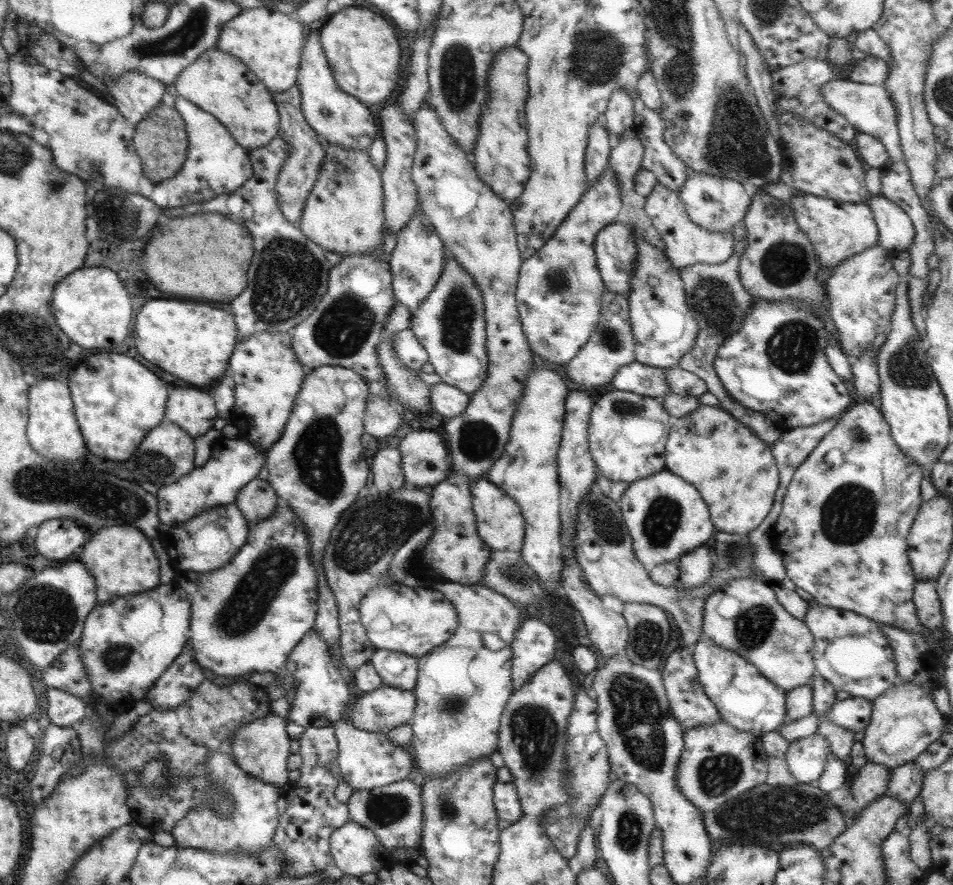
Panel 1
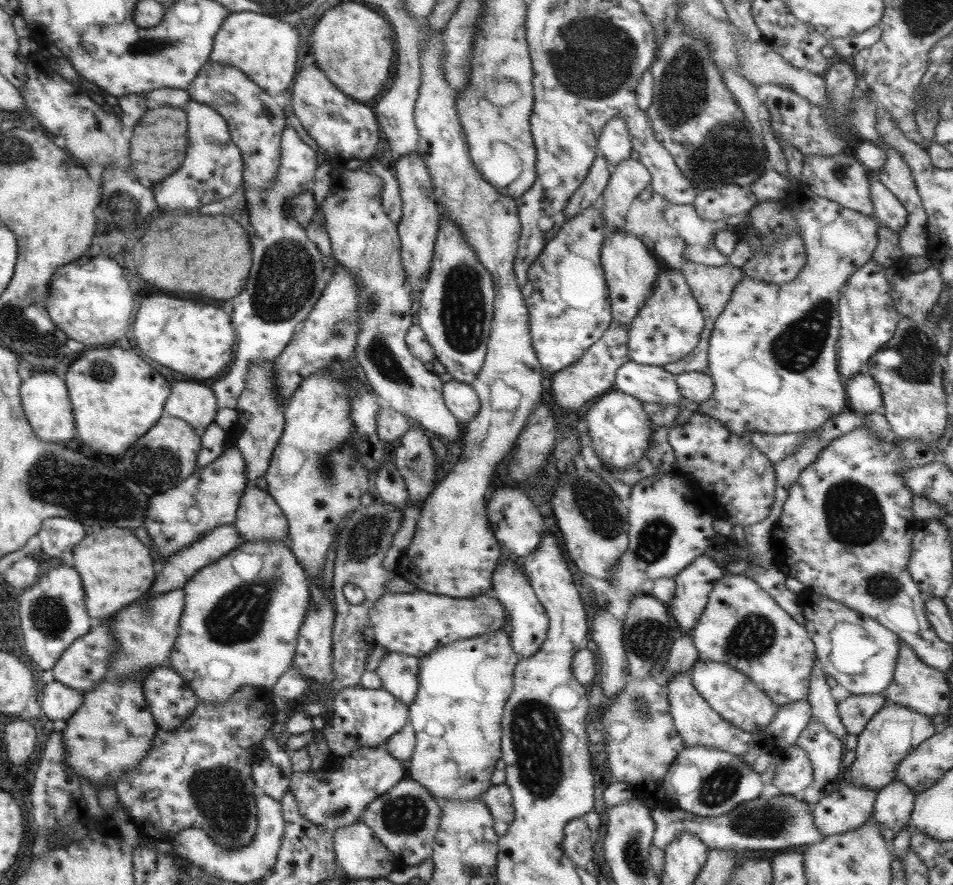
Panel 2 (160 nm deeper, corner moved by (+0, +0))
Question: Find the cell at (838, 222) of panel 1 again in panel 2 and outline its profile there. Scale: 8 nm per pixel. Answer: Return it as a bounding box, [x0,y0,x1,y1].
[697,184,878,436]

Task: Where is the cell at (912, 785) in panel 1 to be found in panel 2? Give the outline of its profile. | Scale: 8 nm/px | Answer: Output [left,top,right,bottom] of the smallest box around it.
[873,780,915,831]

